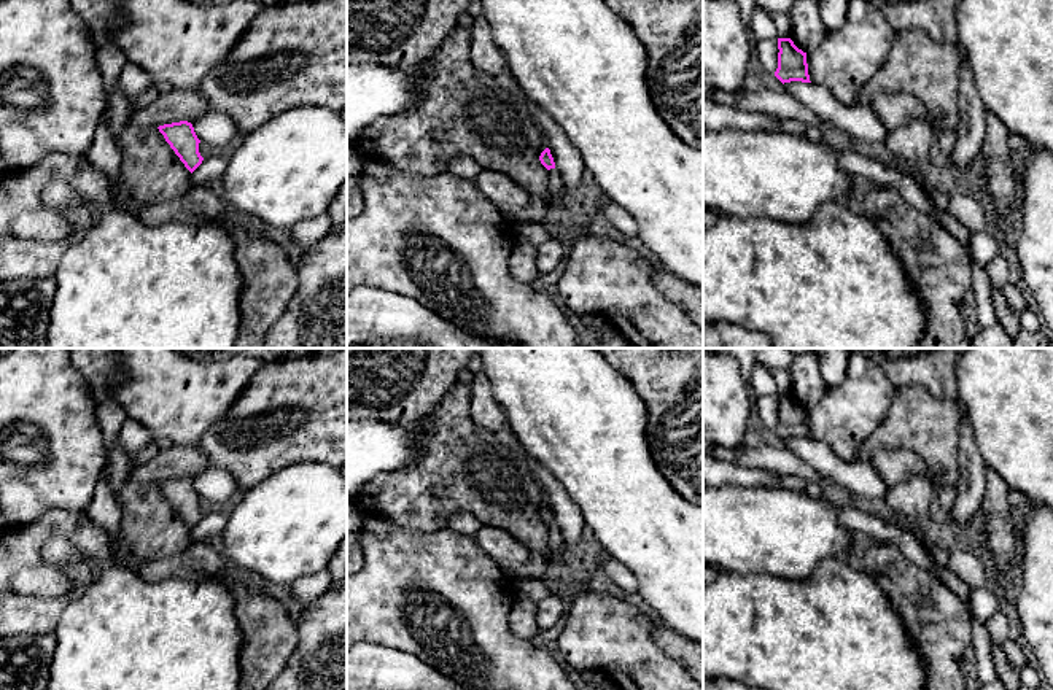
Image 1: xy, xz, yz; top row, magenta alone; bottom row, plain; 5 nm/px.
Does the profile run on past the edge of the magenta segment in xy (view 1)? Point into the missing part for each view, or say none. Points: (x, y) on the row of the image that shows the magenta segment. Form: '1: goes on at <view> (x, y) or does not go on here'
1: does not go on here

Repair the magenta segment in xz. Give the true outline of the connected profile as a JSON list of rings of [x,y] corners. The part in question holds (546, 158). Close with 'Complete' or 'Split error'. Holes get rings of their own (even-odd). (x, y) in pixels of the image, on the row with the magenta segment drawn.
[[[546,148],[541,153],[539,161],[549,170],[549,197],[550,197],[550,205],[563,205],[565,200],[566,200],[563,178],[561,178],[560,172],[555,169],[555,162],[554,162],[554,157],[552,157],[549,148]]]. Split error

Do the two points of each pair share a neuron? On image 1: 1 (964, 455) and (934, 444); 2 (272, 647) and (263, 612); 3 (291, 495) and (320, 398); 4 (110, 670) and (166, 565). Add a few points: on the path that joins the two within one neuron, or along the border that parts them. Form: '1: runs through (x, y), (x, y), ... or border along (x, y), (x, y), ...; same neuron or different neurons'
1: border along (961, 415), (958, 428), (959, 480), (955, 487); different neurons
2: runs through (269, 639), (264, 620); same neuron
3: border along (330, 465), (293, 463), (266, 477); different neurons
4: border along (135, 573), (150, 581), (169, 577), (196, 581); different neurons

